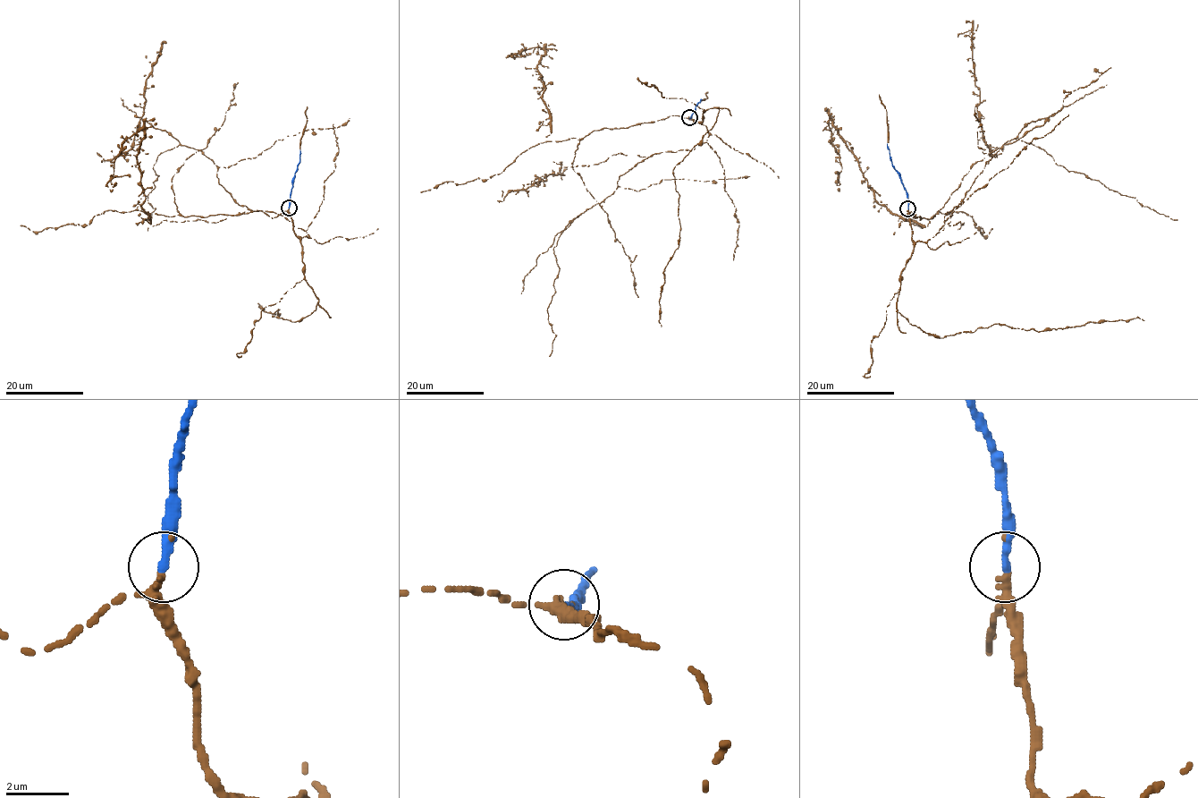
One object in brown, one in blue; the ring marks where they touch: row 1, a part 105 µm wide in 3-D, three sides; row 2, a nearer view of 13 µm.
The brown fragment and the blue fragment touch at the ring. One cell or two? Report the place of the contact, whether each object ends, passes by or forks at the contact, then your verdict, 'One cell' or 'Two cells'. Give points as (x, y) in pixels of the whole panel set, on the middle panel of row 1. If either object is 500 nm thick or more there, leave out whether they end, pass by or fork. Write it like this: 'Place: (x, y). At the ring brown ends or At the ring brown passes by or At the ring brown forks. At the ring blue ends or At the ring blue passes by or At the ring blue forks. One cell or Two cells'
Place: (689, 117). At the ring brown passes by. At the ring blue ends. One cell

